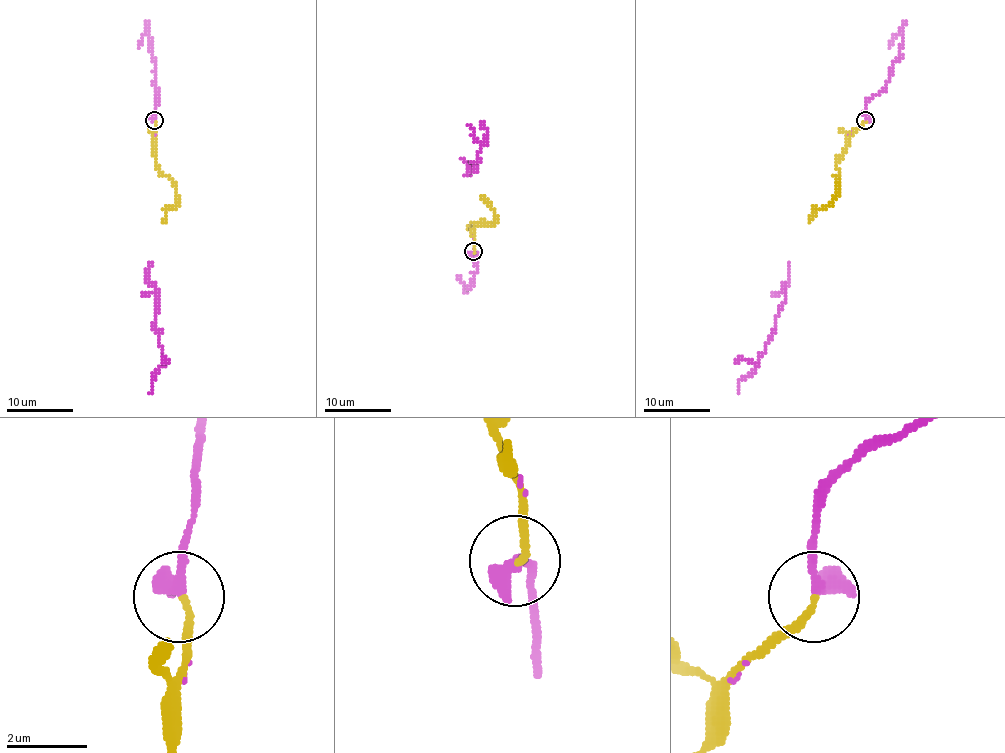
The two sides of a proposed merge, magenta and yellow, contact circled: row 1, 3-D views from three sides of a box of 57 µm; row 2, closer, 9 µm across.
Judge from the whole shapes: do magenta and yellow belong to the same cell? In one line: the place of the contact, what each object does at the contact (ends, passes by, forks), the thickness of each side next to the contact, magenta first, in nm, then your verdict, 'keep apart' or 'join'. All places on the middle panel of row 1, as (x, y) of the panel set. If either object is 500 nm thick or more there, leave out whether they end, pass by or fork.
at (473, 251); magenta ends there; yellow ends there; 480 nm thick on the magenta side, 160 nm on the other; join

